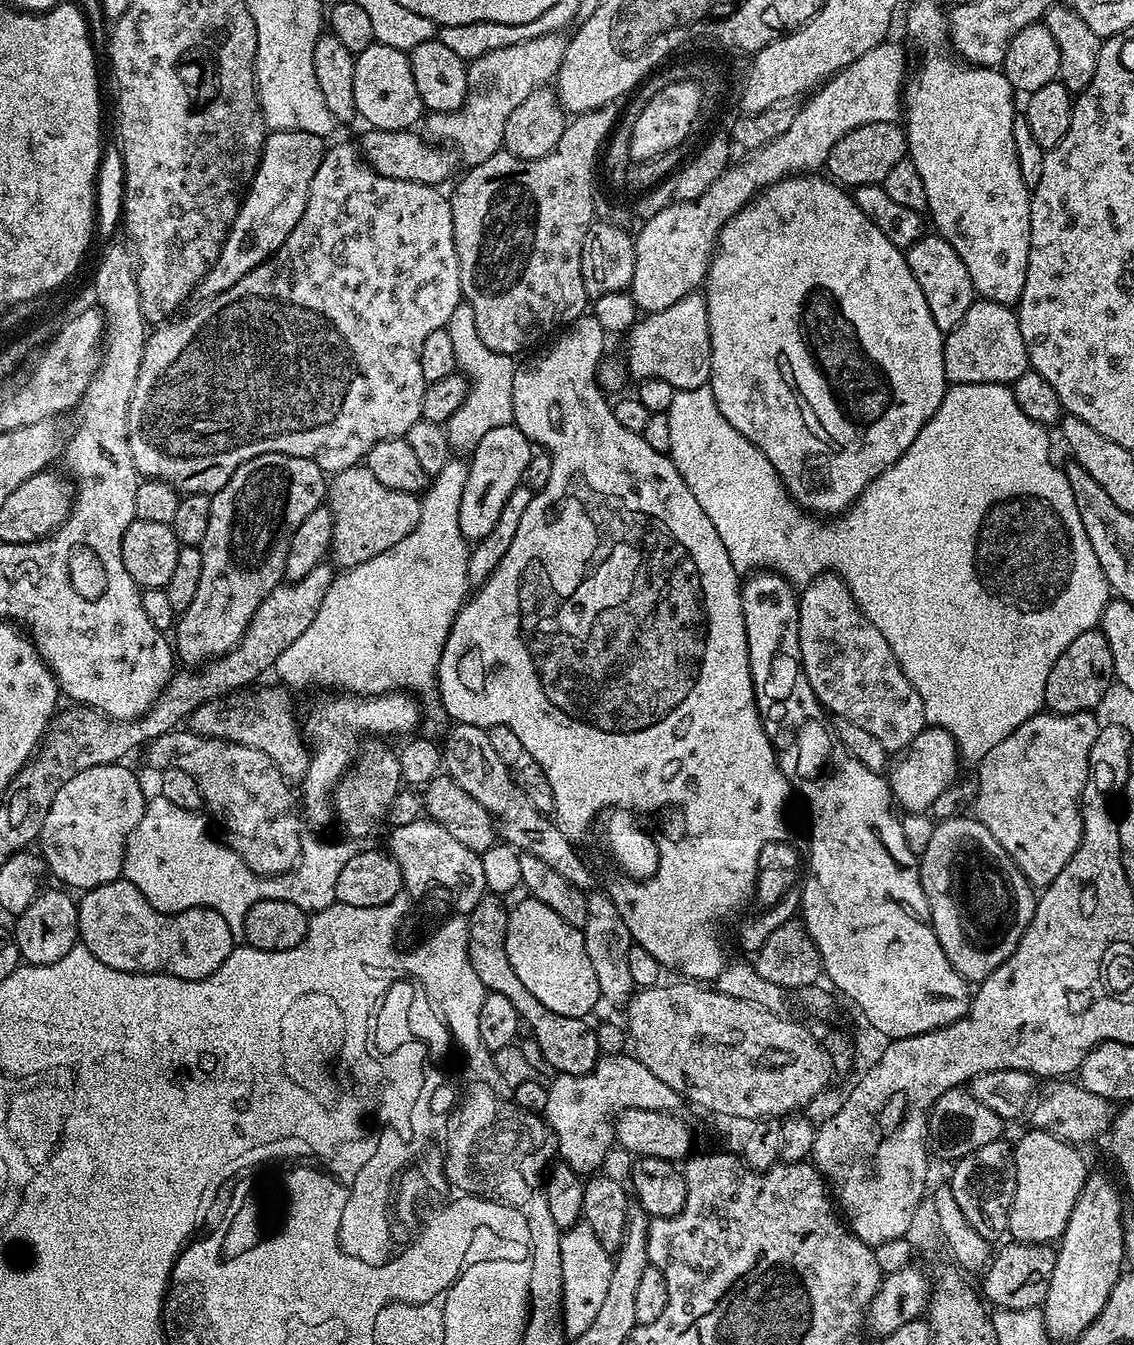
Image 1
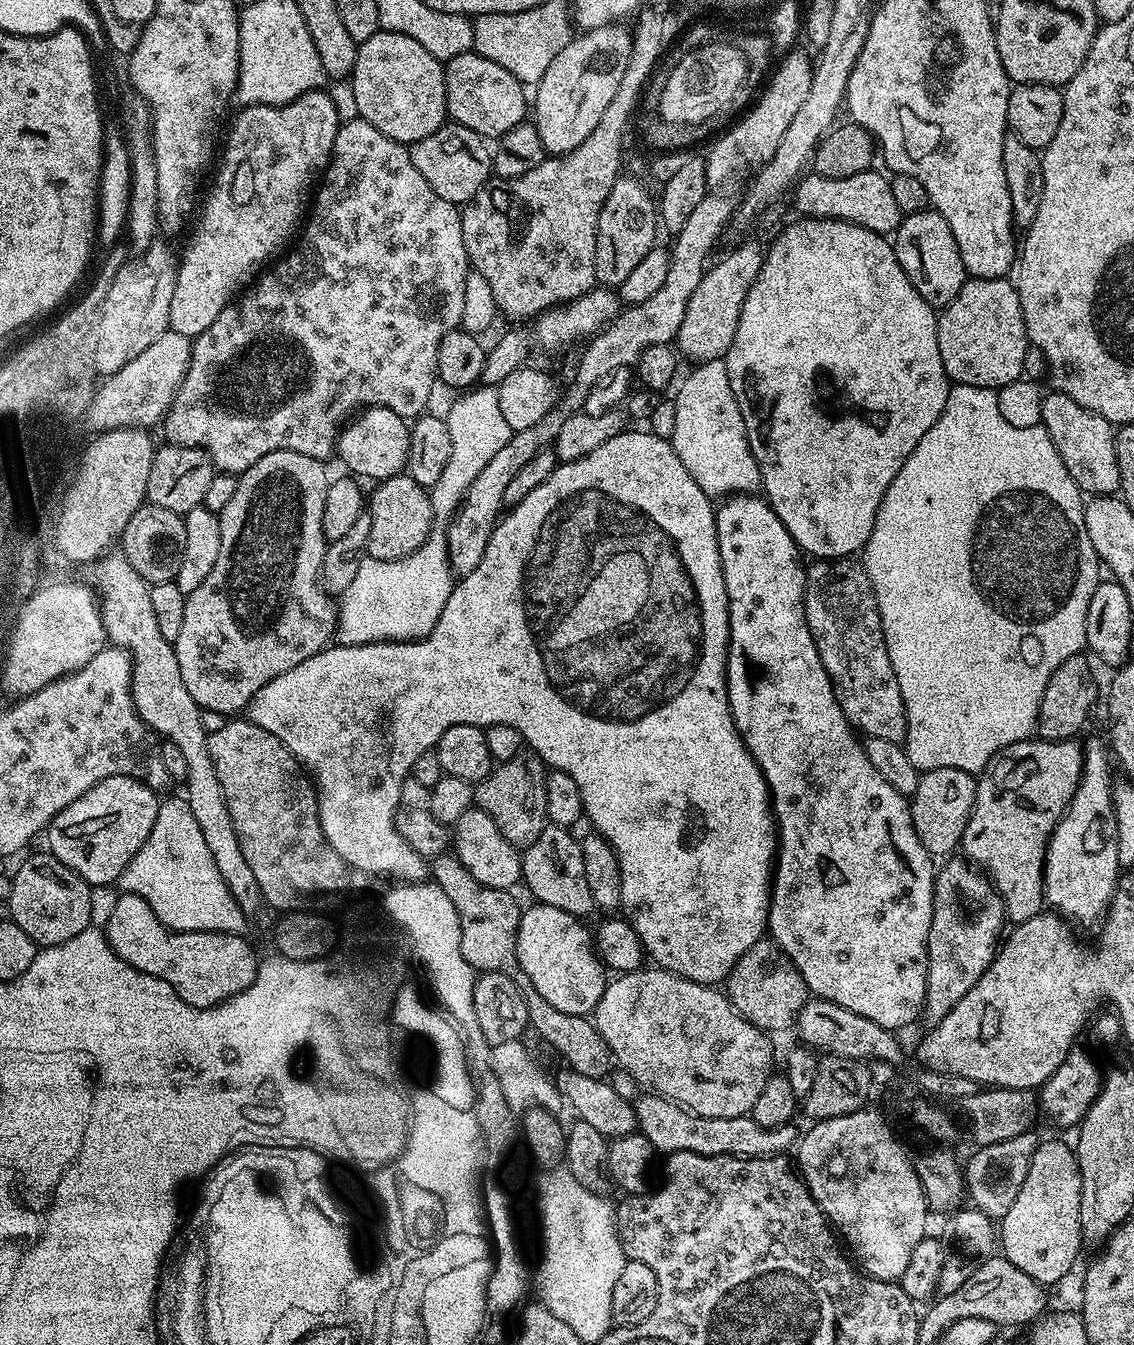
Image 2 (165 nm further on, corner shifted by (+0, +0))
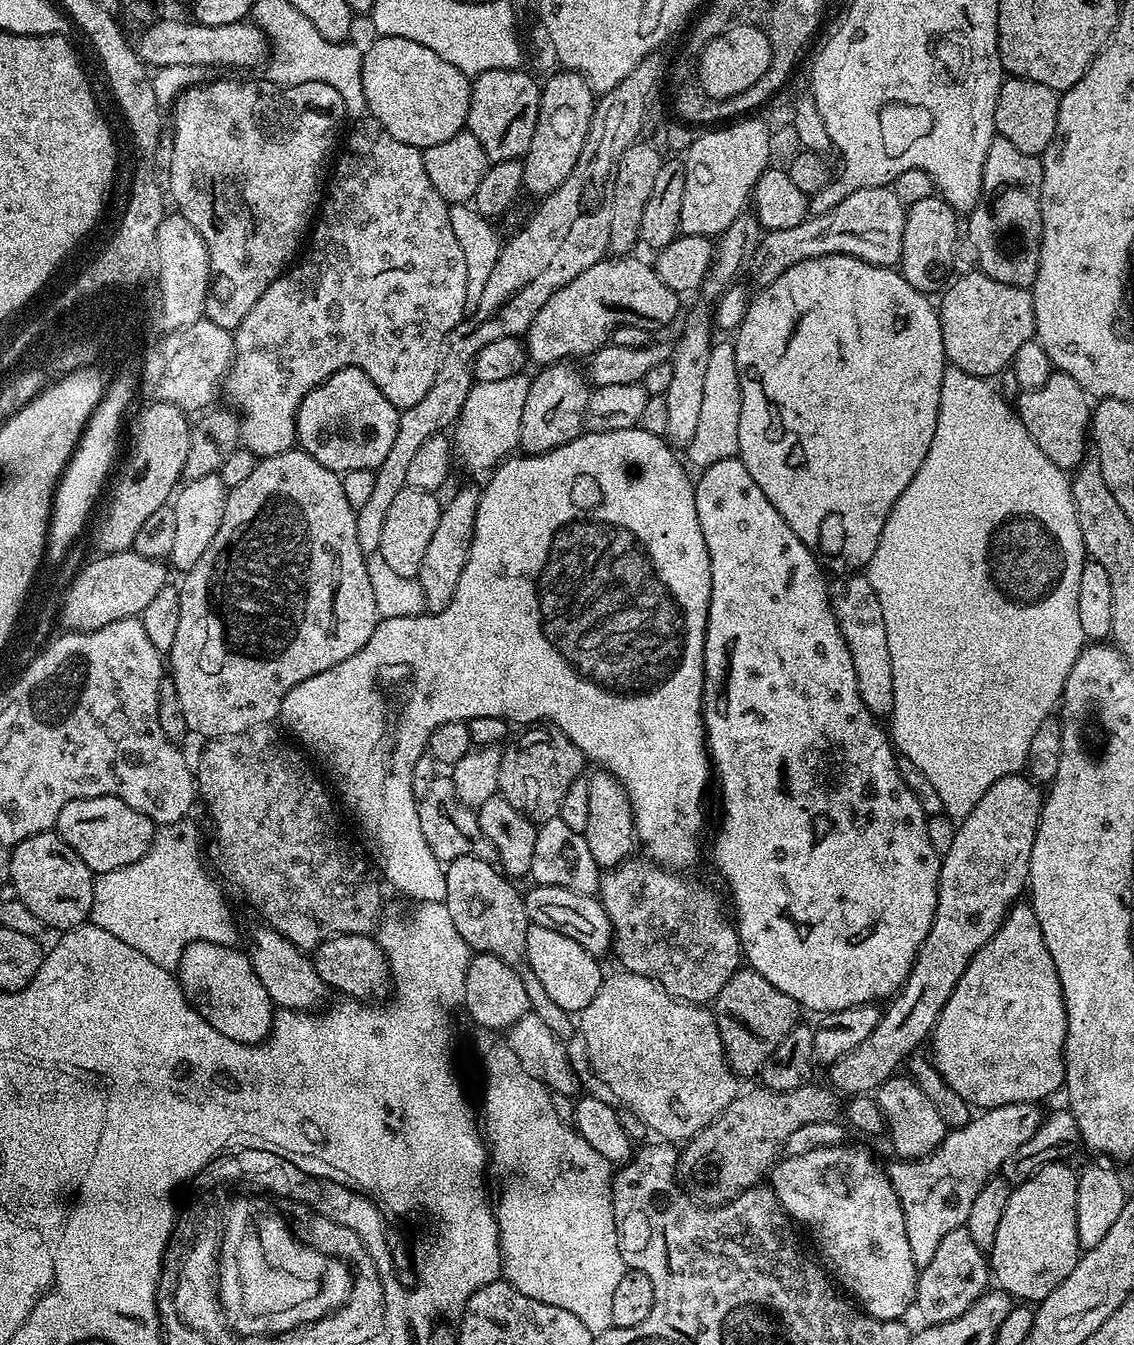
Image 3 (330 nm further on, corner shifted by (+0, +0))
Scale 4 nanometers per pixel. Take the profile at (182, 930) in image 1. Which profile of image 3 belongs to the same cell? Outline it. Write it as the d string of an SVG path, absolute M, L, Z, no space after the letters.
M201 940L186 946L178 969L180 987L196 1013L210 1022L218 1034L226 1034L226 1038L234 1042L262 1044L269 1039L272 1030L274 1005L270 994L266 994L266 986L258 982L247 951L238 949Z

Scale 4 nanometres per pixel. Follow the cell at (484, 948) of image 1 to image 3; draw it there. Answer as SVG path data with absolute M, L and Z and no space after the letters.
M473 856L447 861L444 877L444 903L450 910L450 918L454 918L454 926L458 926L458 934L462 934L469 949L476 954L485 952L494 958L502 958L502 962L506 962L506 966L510 966L518 974L518 978L522 978L531 1012L542 1018L542 1022L550 1026L555 1036L568 1038L574 1032L573 1017L560 1016L560 1007L551 1000L550 994L546 994L542 982L538 982L538 974L534 974L528 964L526 934L530 921L524 909L521 889L516 889L512 885L515 883L495 863Z

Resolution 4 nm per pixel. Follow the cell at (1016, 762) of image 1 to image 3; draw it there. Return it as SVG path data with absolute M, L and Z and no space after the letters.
M1027 775L1007 776L990 786L990 790L986 790L986 794L982 794L982 798L978 800L978 806L974 806L974 810L970 810L970 814L966 814L966 818L955 825L954 842L940 862L940 880L936 884L938 902L930 934L926 934L918 950L904 987L887 1005L889 1008L883 1009L874 1034L867 1036L858 1046L849 1048L845 1056L835 1060L827 1069L828 1076L832 1079L831 1087L836 1092L848 1098L875 1093L899 1069L896 1067L899 1064L901 1067L923 1045L920 1043L923 1040L925 1043L931 1037L940 1012L946 1006L950 994L960 984L966 966L972 961L976 951L986 946L986 942L990 942L990 938L994 938L996 931L1004 925L1008 909L1023 897L1020 896L1023 892L1025 895L1030 870L1030 850L1034 850L1034 838L1043 807L1044 796L1041 789Z

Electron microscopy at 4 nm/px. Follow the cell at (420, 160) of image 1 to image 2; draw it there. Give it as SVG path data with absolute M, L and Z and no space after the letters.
M445 122L434 134L426 134L418 142L408 148L410 158L414 162L414 170L430 182L430 190L438 194L438 198L446 198L446 202L463 206L474 199L478 190L489 183L488 175L494 172L494 156L486 145L485 137L474 130L455 122Z

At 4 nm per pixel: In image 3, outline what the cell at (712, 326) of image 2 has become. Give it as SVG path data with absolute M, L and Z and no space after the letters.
M891 187L849 191L829 212L820 212L817 216L816 213L809 215L807 220L798 222L798 226L790 226L786 230L774 230L773 232L765 231L761 235L754 261L757 285L773 284L779 276L786 274L786 270L790 270L790 266L798 266L798 262L803 260L822 258L830 254L846 254L859 260L865 260L868 264L899 265L903 248L905 215L906 205L900 201L898 194L892 192Z

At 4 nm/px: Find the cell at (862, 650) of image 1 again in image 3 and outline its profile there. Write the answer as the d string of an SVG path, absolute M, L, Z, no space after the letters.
M844 574L841 580L832 580L830 599L832 612L840 627L842 638L850 650L850 658L854 658L854 674L858 678L858 690L862 702L878 718L891 717L894 710L894 670L890 666L890 646L886 646L886 622L882 618L882 602L878 602L878 594L874 594L874 586L870 586L867 575Z

